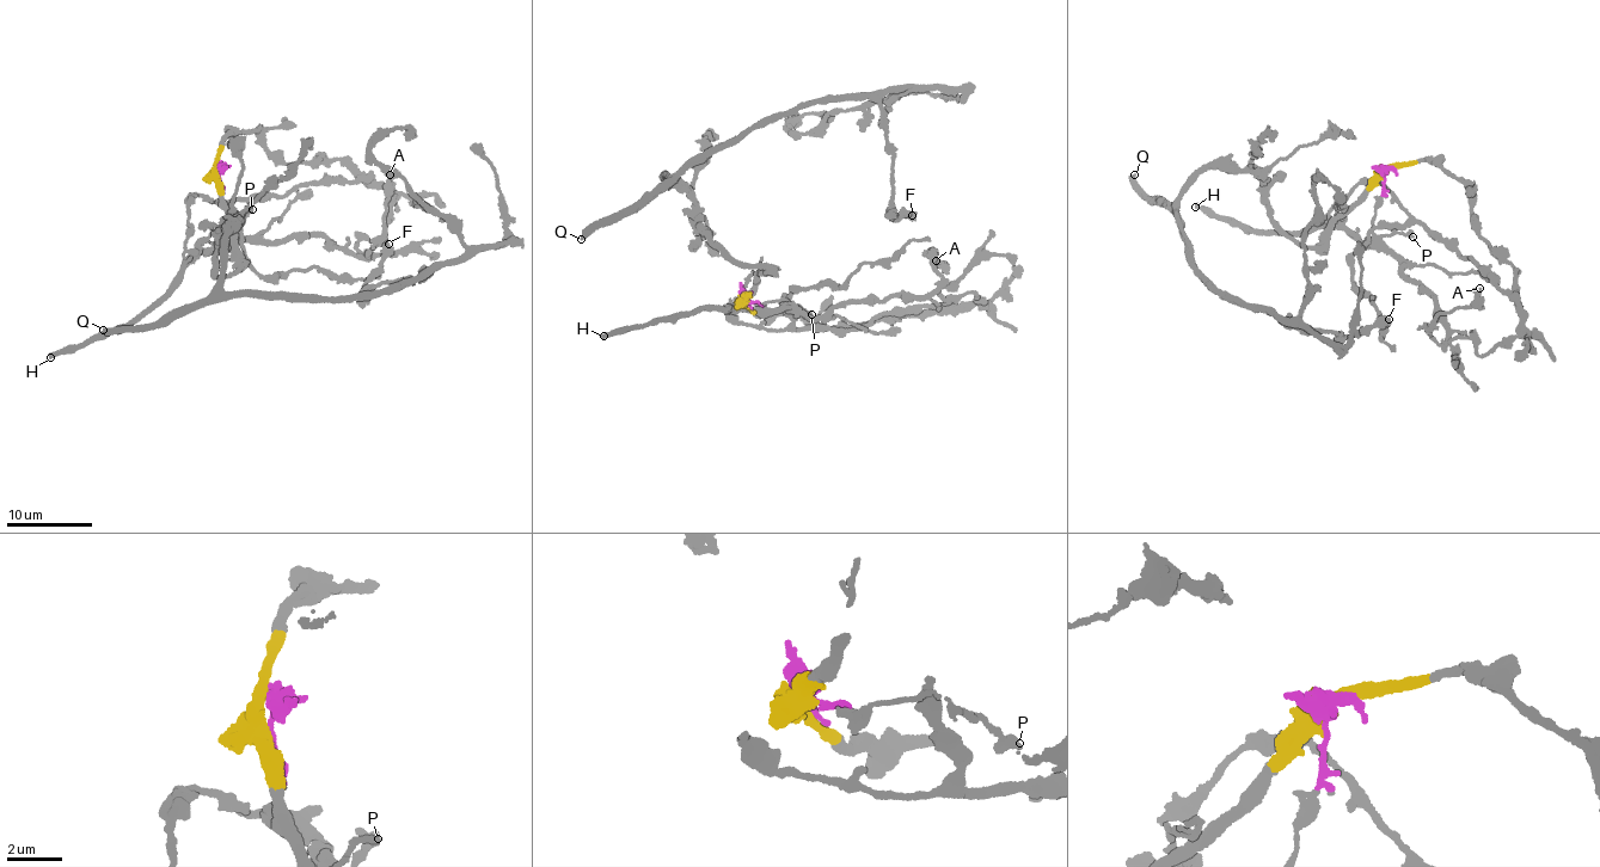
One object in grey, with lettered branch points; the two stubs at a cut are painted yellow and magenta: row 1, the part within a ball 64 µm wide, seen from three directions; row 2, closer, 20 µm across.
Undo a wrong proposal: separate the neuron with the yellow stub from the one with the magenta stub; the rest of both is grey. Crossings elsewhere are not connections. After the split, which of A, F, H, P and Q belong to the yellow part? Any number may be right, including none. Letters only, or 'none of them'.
F, Q

